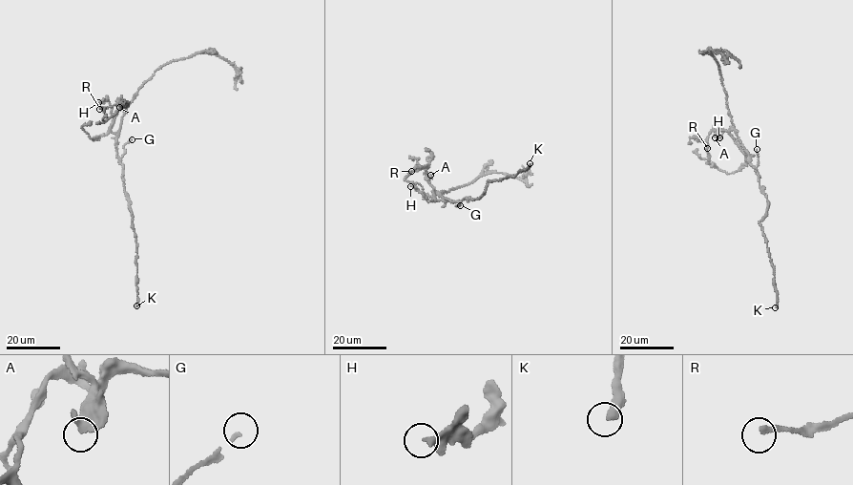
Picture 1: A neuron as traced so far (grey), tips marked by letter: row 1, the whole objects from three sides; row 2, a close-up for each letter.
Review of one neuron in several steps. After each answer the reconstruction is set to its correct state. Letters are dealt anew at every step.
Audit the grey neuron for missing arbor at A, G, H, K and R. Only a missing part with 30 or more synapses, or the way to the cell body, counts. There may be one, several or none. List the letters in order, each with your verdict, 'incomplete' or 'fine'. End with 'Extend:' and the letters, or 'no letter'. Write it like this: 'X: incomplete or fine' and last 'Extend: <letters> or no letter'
A: fine
G: incomplete
H: fine
K: fine
R: fine
Extend: G

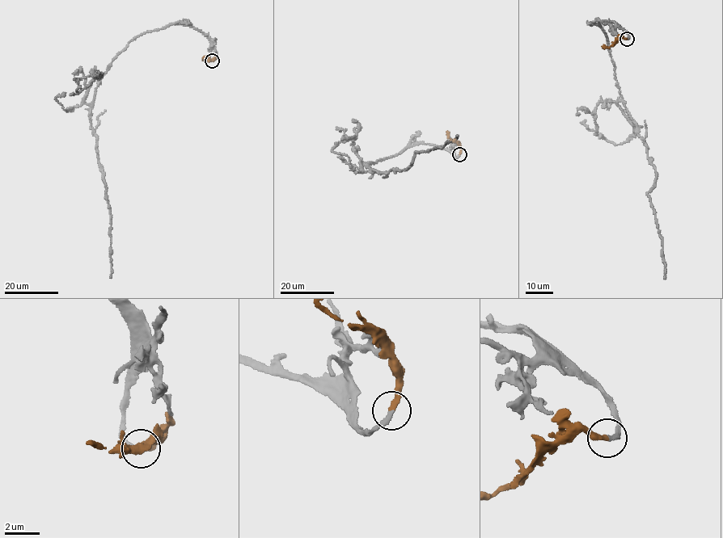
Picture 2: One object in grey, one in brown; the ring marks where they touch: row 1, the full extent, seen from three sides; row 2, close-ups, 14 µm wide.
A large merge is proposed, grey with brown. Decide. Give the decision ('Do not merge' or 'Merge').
Merge

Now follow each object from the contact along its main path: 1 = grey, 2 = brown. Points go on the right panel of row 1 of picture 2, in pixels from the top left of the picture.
1: (627, 39), (613, 22), (599, 23), (623, 104), (655, 168), (655, 186), (647, 196), (662, 239), (663, 279)
2: (627, 39), (621, 37), (610, 47), (602, 47)

